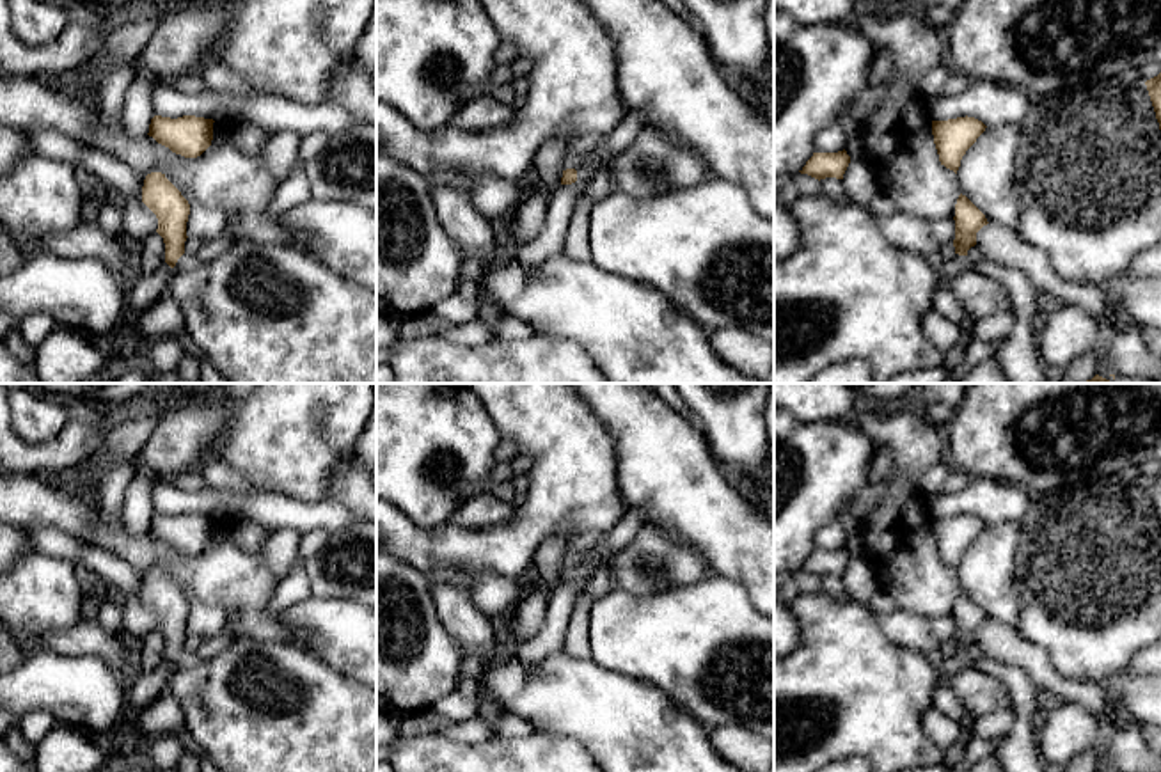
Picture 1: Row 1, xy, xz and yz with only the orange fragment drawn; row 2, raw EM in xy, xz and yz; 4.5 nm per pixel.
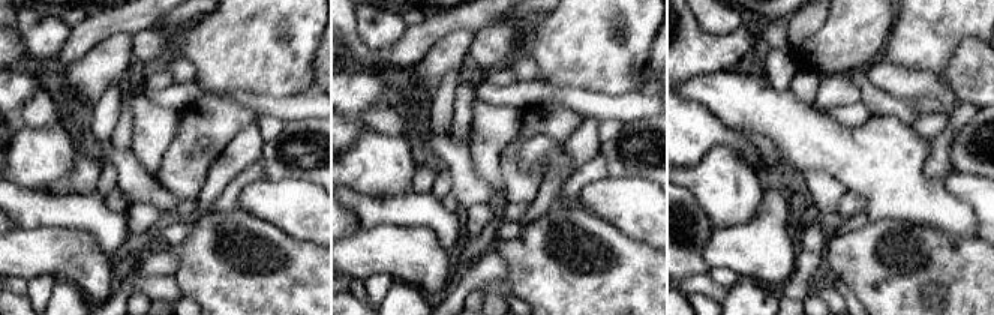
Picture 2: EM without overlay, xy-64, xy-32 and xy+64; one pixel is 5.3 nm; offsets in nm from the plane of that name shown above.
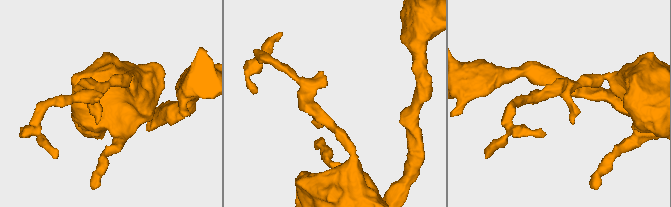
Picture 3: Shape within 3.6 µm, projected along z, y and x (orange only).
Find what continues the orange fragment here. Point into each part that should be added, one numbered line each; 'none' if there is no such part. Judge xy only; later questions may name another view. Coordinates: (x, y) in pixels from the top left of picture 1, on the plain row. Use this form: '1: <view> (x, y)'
1: xy (185, 661)

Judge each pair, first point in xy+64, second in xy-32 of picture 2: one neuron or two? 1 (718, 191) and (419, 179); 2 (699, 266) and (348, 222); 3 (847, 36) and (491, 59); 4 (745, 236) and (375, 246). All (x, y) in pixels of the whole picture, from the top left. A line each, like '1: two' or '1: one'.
1: two
2: one
3: one
4: one

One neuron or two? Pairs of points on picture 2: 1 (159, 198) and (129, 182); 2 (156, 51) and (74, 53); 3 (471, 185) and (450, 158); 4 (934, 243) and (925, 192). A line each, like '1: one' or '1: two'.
1: one
2: two
3: one
4: two

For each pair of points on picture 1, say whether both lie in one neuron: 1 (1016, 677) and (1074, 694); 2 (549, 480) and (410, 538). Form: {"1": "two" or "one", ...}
{"1": "two", "2": "one"}

